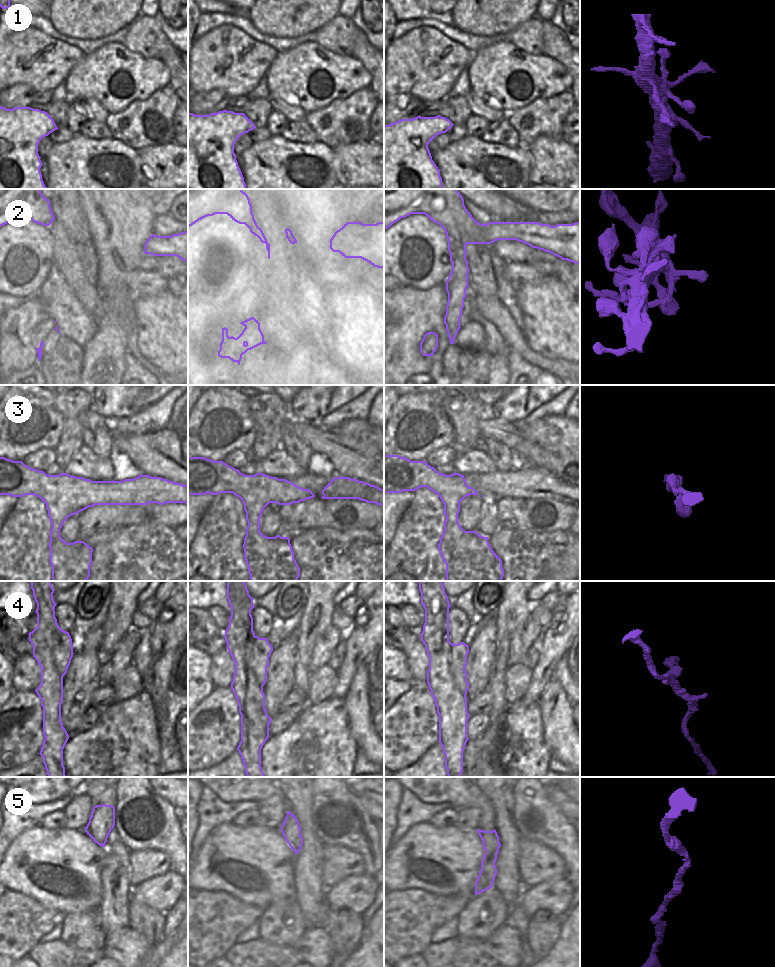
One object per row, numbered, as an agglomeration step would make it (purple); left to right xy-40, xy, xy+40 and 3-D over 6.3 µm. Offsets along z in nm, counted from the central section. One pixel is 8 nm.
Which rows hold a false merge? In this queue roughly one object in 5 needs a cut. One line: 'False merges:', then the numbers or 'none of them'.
False merges: 2, 4

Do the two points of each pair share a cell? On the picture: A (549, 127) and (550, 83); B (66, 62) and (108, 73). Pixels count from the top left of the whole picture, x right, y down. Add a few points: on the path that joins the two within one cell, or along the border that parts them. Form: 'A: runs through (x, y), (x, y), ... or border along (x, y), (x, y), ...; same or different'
A: border along (569, 90), (552, 96), (535, 98), (528, 105); different
B: border along (84, 55), (63, 82); different

